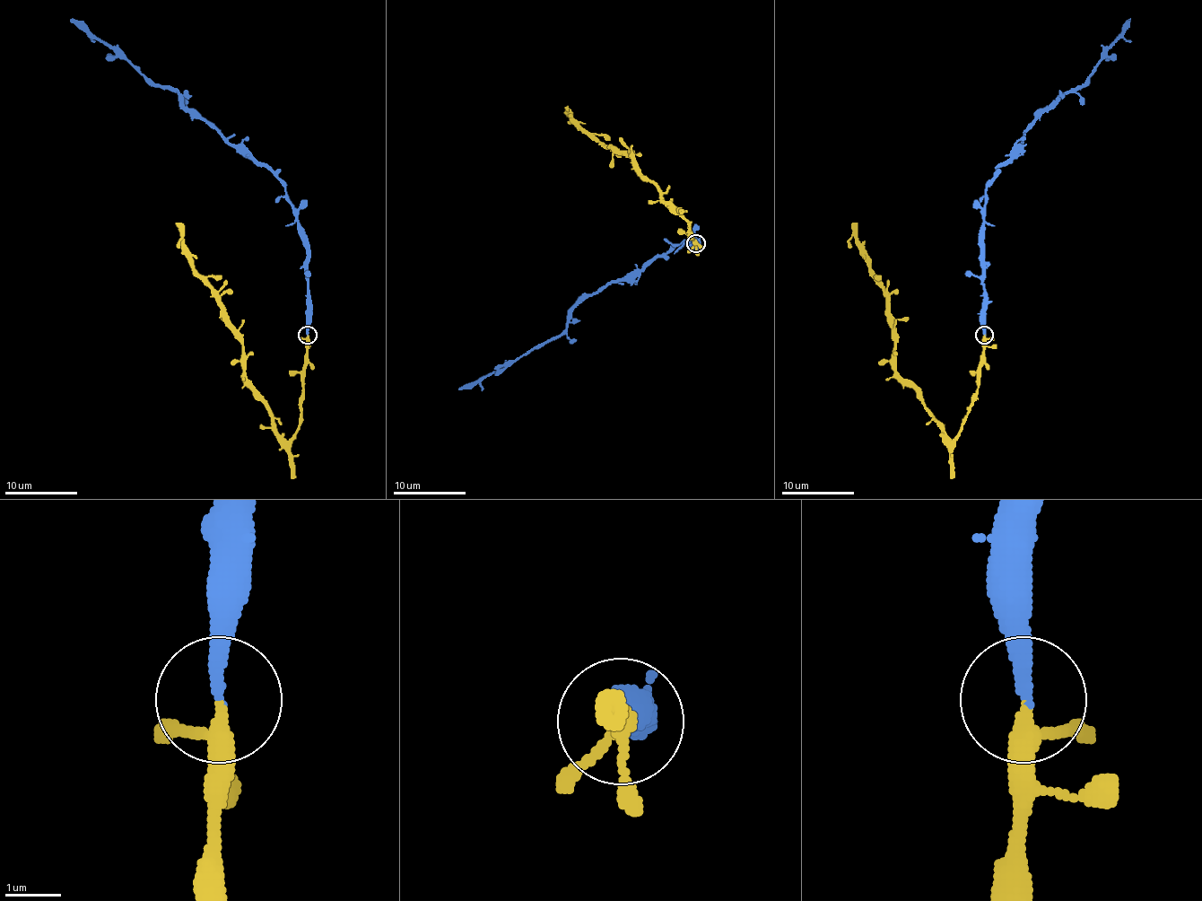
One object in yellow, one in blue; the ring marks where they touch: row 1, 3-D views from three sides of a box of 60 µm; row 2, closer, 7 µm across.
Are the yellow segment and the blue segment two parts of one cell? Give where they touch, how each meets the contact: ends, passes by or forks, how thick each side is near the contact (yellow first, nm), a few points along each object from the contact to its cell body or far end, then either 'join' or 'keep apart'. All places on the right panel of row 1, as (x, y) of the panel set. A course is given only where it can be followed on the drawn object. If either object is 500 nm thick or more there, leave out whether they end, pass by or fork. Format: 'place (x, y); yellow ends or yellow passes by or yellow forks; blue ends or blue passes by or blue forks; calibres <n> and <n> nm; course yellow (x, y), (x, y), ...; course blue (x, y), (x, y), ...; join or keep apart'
place (984, 335); yellow passes by; blue ends; calibres 240 and 280 nm; course yellow (983, 334), (983, 363), (976, 399), (962, 430), (951, 441), (896, 371), (889, 293), (867, 266), (853, 223); course blue (983, 334), (985, 187), (1020, 147), (1022, 136), (1038, 118), (1061, 96), (1087, 80), (1130, 20); join

